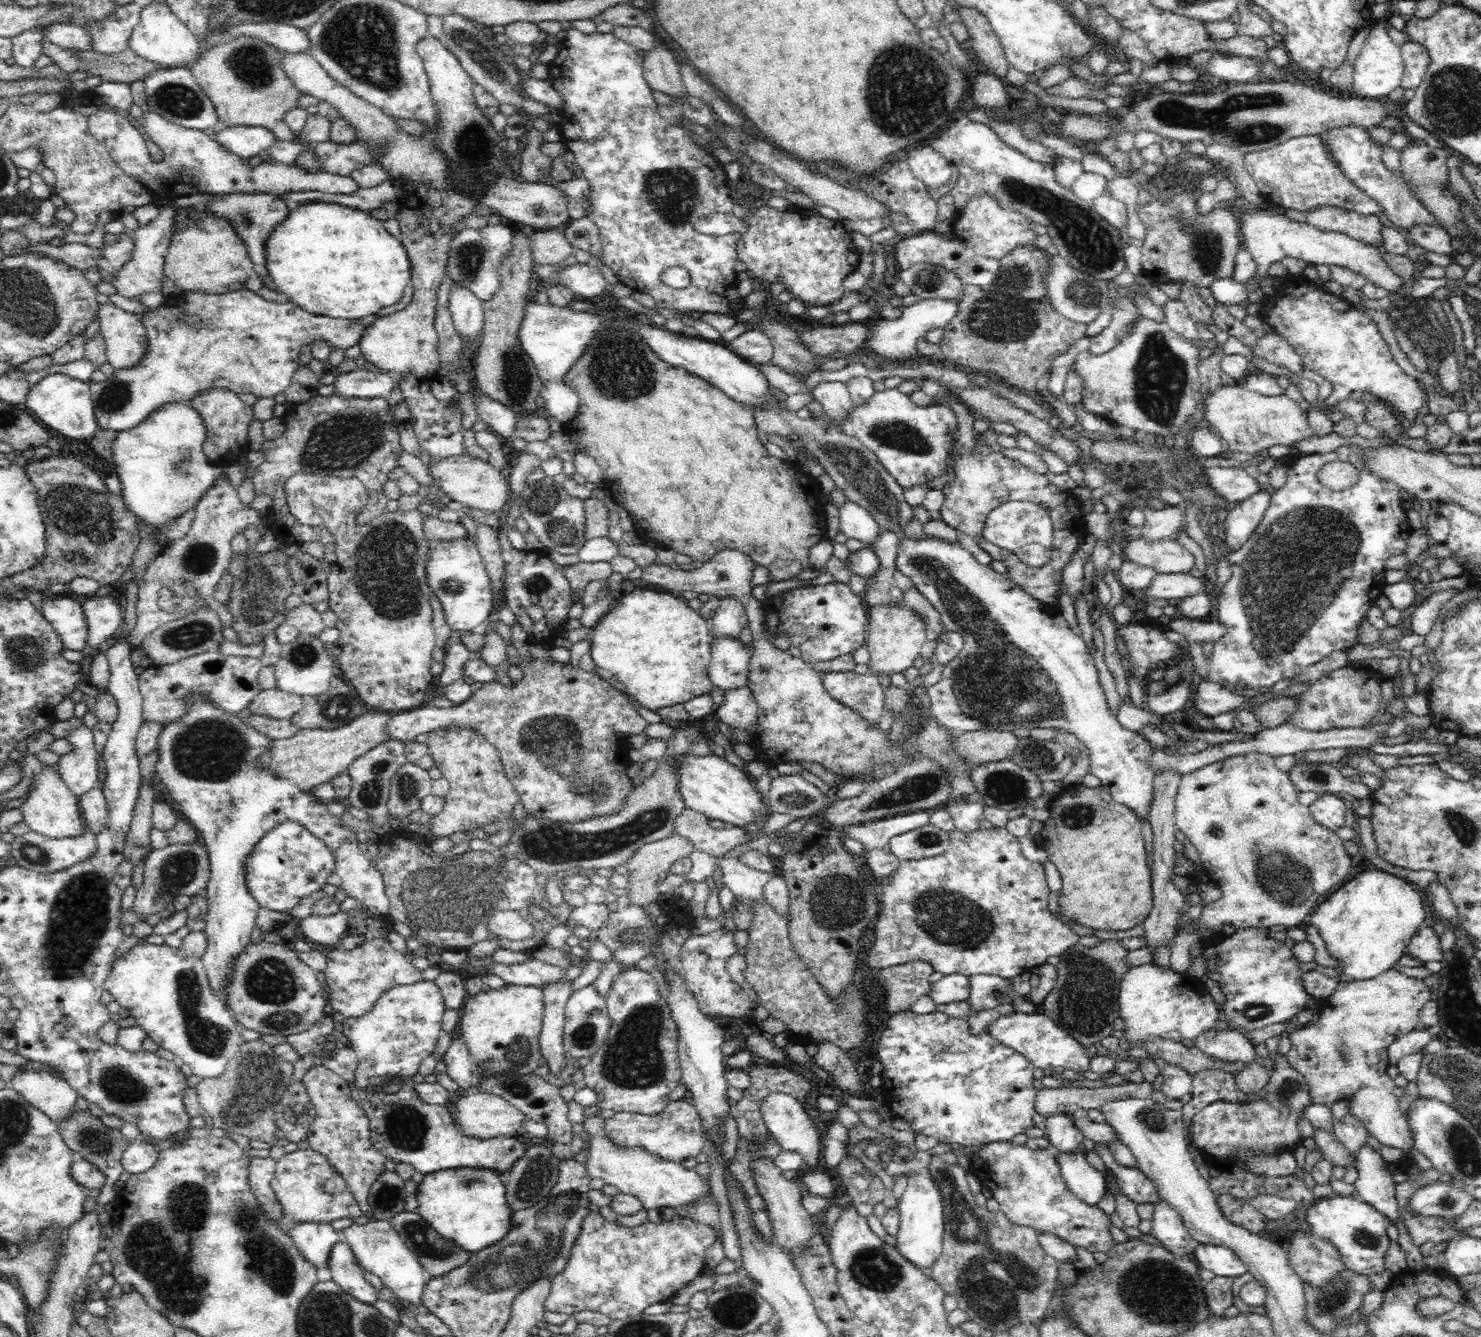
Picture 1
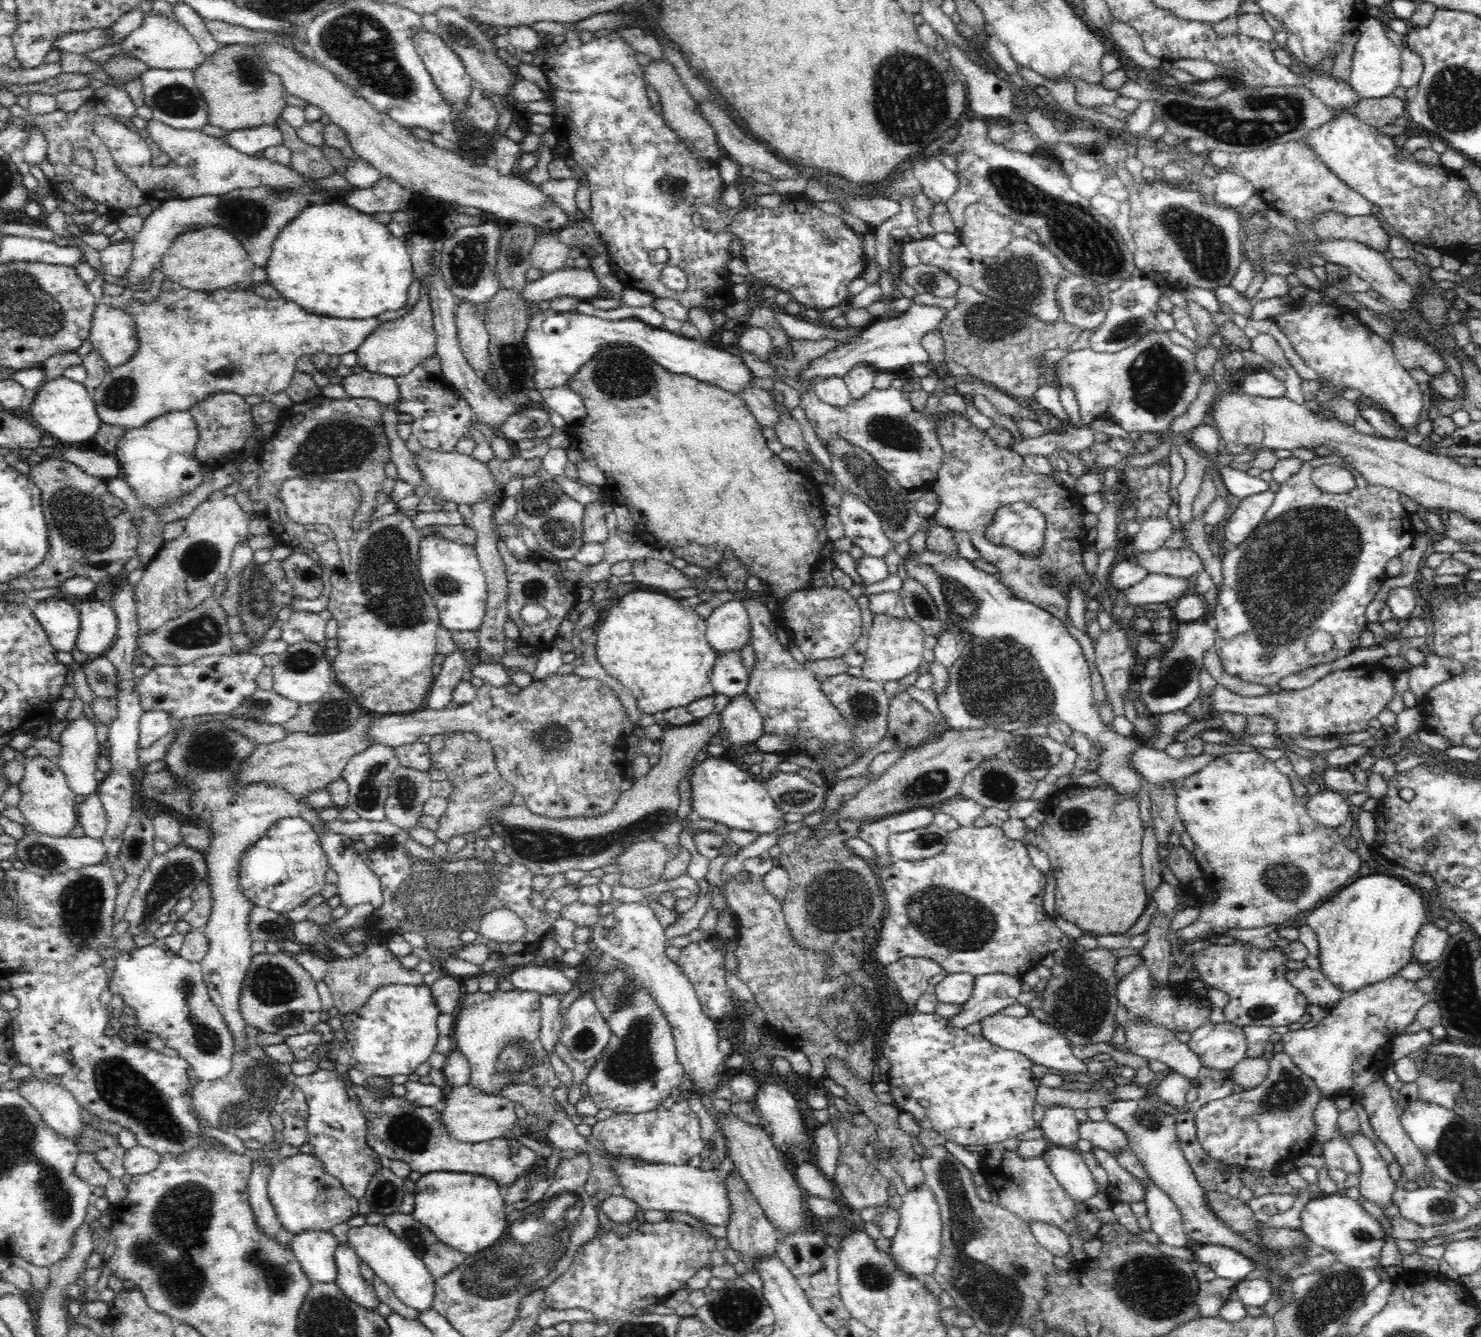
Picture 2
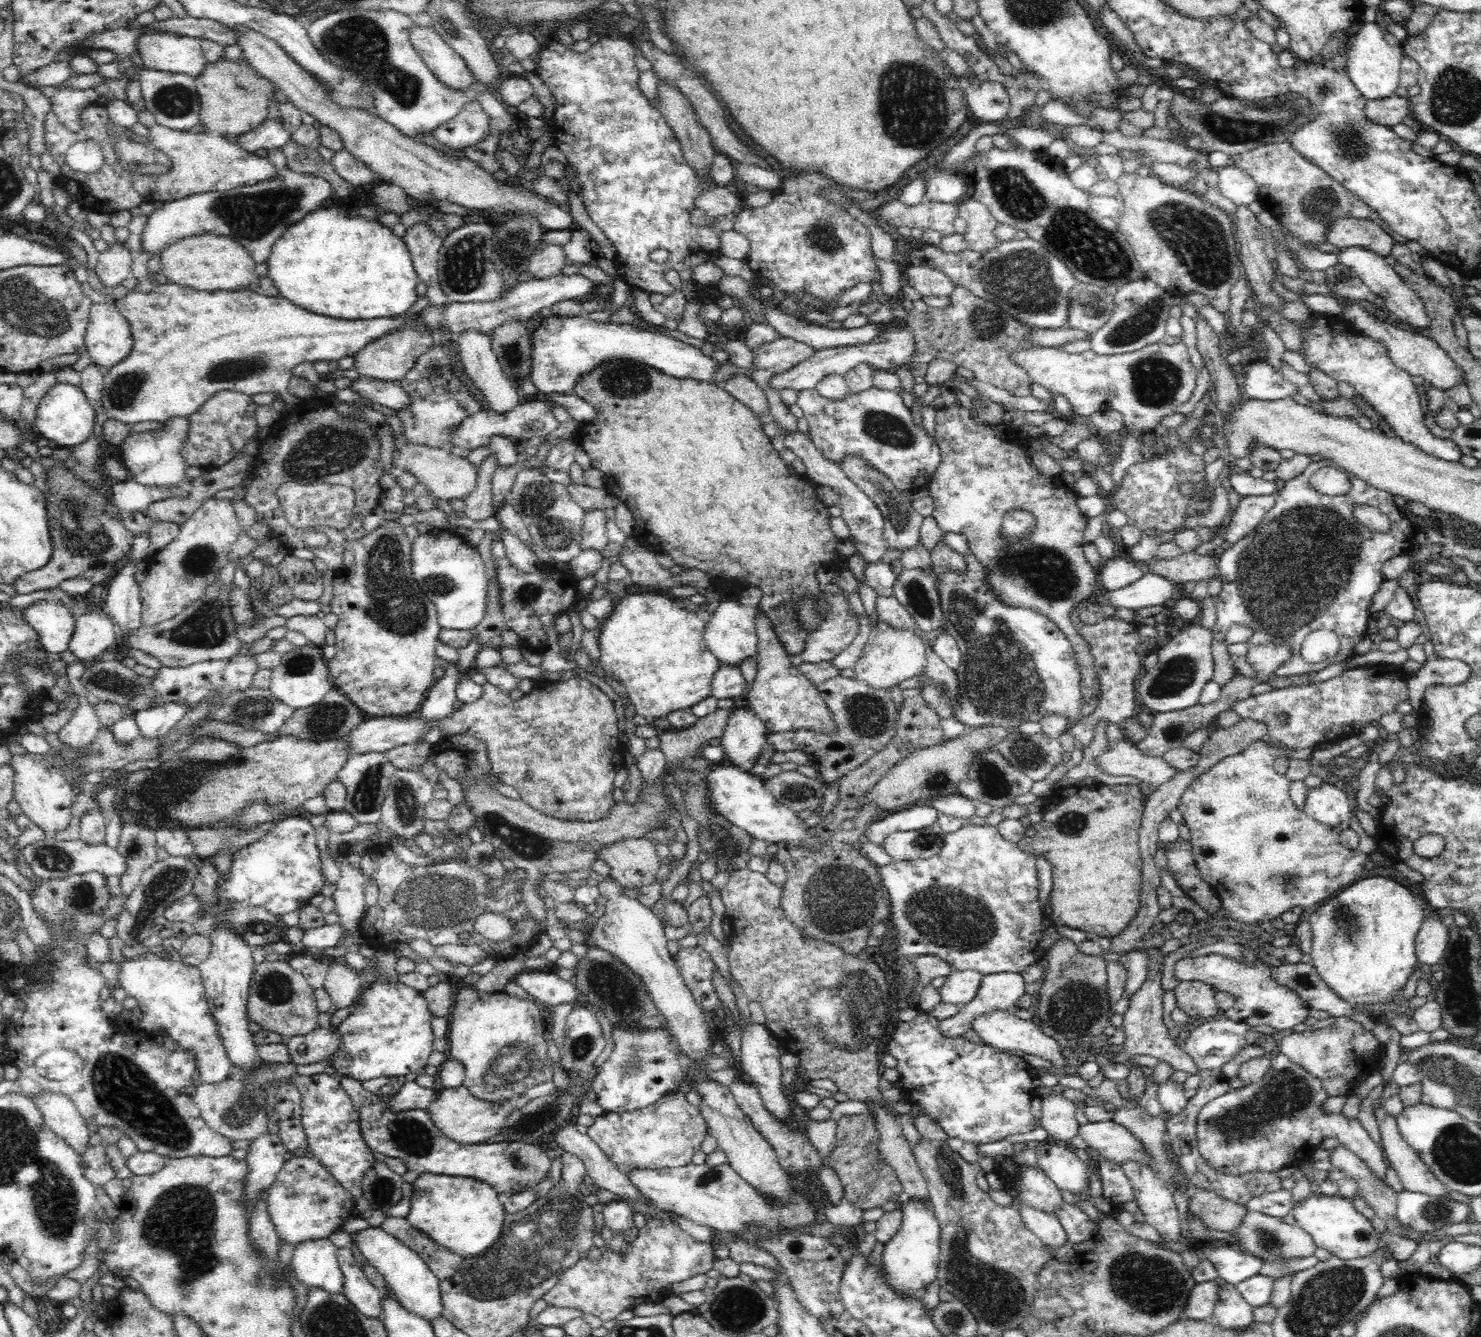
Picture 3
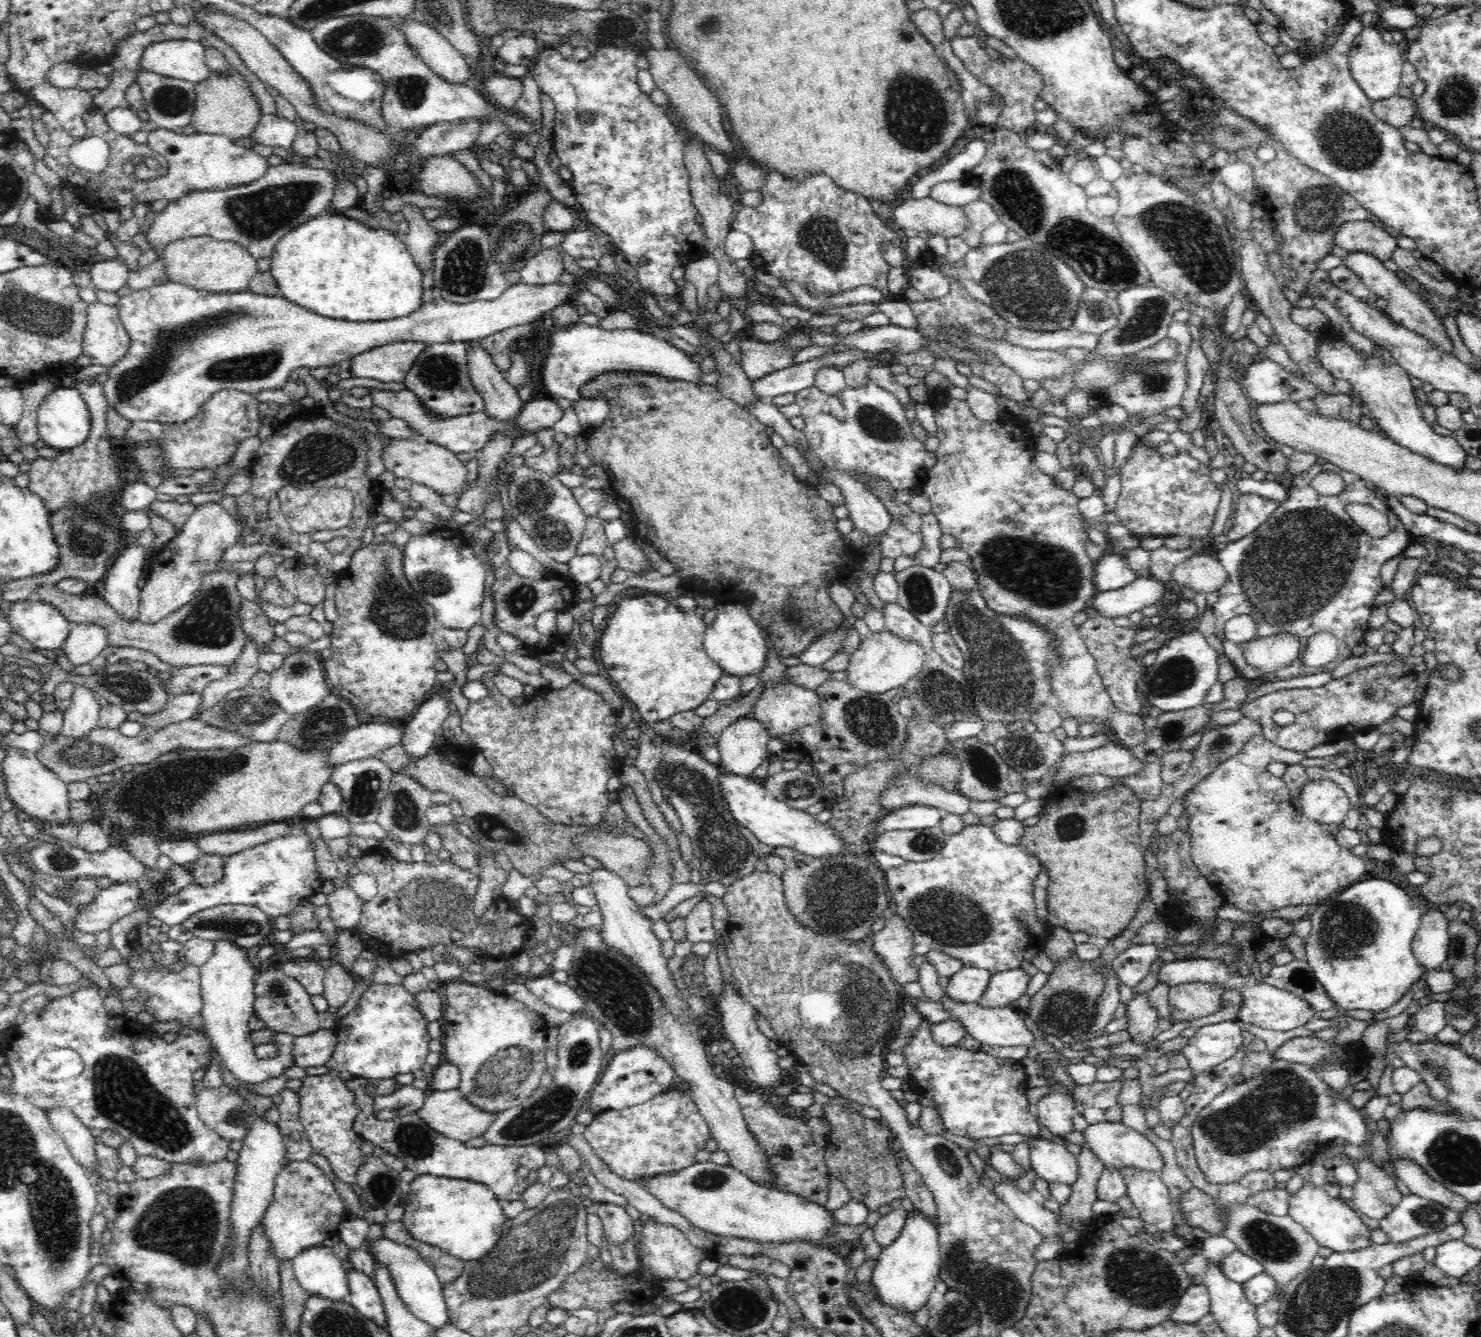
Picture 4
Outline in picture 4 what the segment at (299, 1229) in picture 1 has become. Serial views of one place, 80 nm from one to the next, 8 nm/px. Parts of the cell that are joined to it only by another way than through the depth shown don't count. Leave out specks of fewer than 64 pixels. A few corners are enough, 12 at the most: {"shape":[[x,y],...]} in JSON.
{"shape":[[316,1245],[292,1262],[308,1292],[344,1302],[347,1271],[332,1247]]}

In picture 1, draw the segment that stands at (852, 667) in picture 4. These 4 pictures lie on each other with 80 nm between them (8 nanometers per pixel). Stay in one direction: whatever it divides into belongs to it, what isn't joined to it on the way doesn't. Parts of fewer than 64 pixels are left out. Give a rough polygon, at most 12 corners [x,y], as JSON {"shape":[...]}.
{"shape":[[900,601],[868,607],[870,674],[904,672],[926,621]]}

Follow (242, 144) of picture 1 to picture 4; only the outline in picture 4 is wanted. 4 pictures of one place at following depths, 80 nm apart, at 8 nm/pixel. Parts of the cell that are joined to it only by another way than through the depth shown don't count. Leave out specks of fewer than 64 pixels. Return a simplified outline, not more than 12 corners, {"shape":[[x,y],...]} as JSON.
{"shape":[[275,114],[260,118],[253,144],[290,149],[297,135],[292,120]]}

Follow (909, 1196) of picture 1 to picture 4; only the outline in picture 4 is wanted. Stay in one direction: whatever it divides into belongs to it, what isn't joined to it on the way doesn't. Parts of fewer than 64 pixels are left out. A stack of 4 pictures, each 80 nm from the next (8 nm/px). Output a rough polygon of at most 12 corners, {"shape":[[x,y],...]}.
{"shape":[[914,1207],[871,1277],[877,1302],[925,1306],[941,1280],[939,1230]]}

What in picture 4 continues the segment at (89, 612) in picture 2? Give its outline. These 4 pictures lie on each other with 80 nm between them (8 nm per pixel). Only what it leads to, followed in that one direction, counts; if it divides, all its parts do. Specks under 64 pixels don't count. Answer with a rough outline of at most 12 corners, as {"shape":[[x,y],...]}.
{"shape":[[71,623],[62,647],[69,663],[90,663],[108,645],[106,627]]}

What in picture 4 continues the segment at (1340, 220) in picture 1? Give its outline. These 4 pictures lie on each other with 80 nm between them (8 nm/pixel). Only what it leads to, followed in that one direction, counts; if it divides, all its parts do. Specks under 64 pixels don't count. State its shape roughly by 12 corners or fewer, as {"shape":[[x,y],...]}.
{"shape":[[1368,219],[1348,221],[1335,246],[1384,262],[1398,240]]}

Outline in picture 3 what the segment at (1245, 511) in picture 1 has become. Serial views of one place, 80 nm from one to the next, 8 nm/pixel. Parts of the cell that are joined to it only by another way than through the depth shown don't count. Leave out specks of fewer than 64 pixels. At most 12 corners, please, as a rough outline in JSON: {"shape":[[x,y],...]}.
{"shape":[[1274,495],[1242,497],[1226,528],[1226,542],[1251,537]]}

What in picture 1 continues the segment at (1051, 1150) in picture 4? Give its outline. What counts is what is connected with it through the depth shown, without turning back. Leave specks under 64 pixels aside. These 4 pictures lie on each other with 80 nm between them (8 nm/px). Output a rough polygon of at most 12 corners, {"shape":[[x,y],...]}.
{"shape":[[1084,1151],[1058,1152],[1068,1190],[1089,1205],[1108,1193]]}

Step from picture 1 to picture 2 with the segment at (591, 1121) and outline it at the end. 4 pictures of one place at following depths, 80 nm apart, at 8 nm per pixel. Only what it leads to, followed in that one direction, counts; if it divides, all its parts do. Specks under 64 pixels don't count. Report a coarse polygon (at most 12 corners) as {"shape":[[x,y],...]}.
{"shape":[[615,1160],[639,1210],[728,1226],[732,1160],[719,1171]]}

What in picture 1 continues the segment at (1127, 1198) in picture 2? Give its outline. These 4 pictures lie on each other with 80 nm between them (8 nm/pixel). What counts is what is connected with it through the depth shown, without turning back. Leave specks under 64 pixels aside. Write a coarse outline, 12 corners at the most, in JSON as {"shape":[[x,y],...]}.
{"shape":[[1106,1144],[1093,1150],[1136,1204],[1152,1204],[1160,1193],[1139,1168],[1120,1165]]}

